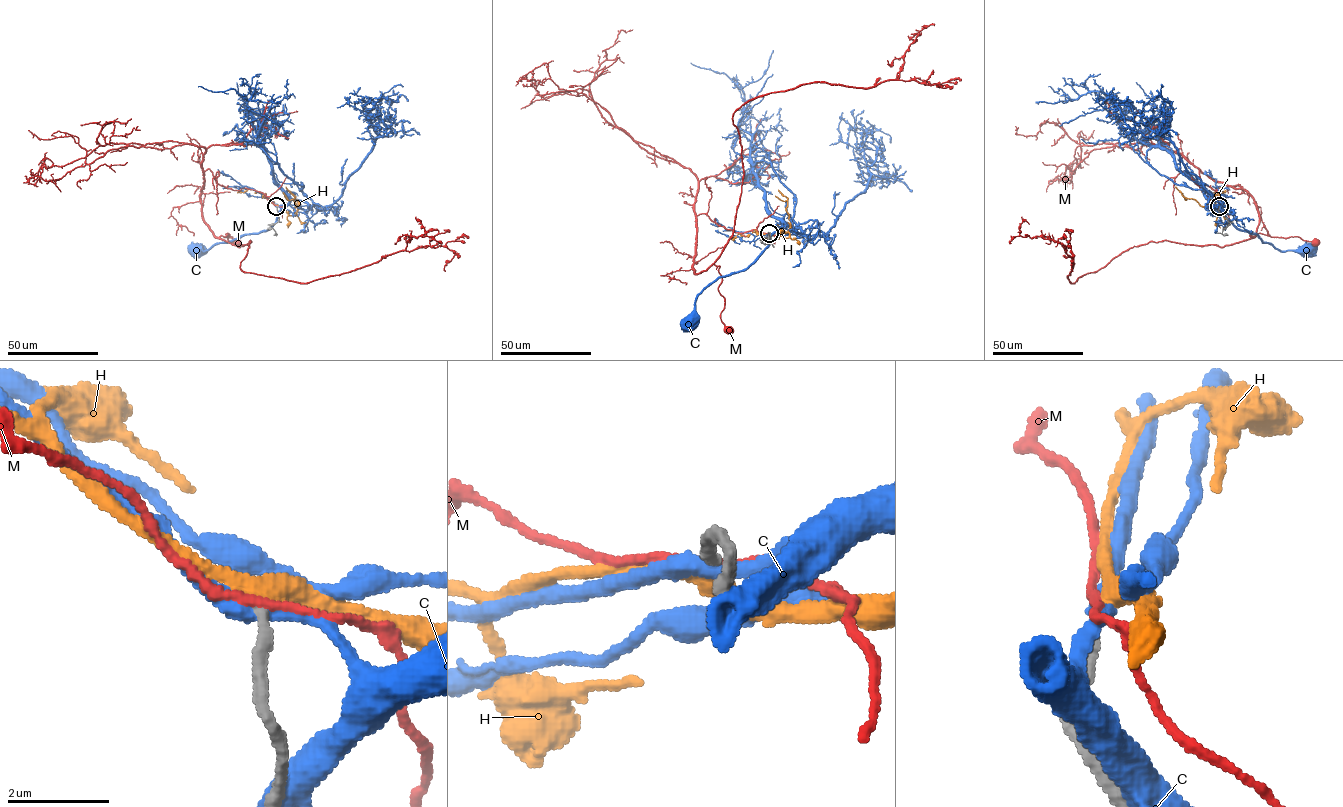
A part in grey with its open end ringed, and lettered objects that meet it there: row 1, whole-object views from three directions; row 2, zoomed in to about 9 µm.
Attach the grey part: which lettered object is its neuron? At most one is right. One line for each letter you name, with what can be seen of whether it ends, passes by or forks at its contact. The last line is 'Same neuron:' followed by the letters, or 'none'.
H: it passes by
Same neuron: H

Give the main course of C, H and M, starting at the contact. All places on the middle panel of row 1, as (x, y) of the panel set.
C: (769, 233), (773, 233), (769, 244), (746, 268), (717, 277), (698, 295), (688, 325)
H: (769, 233), (784, 238), (790, 234), (787, 198), (778, 189)
M: (769, 233), (734, 232), (705, 213), (696, 217), (694, 272), (719, 266), (720, 317), (728, 330)

